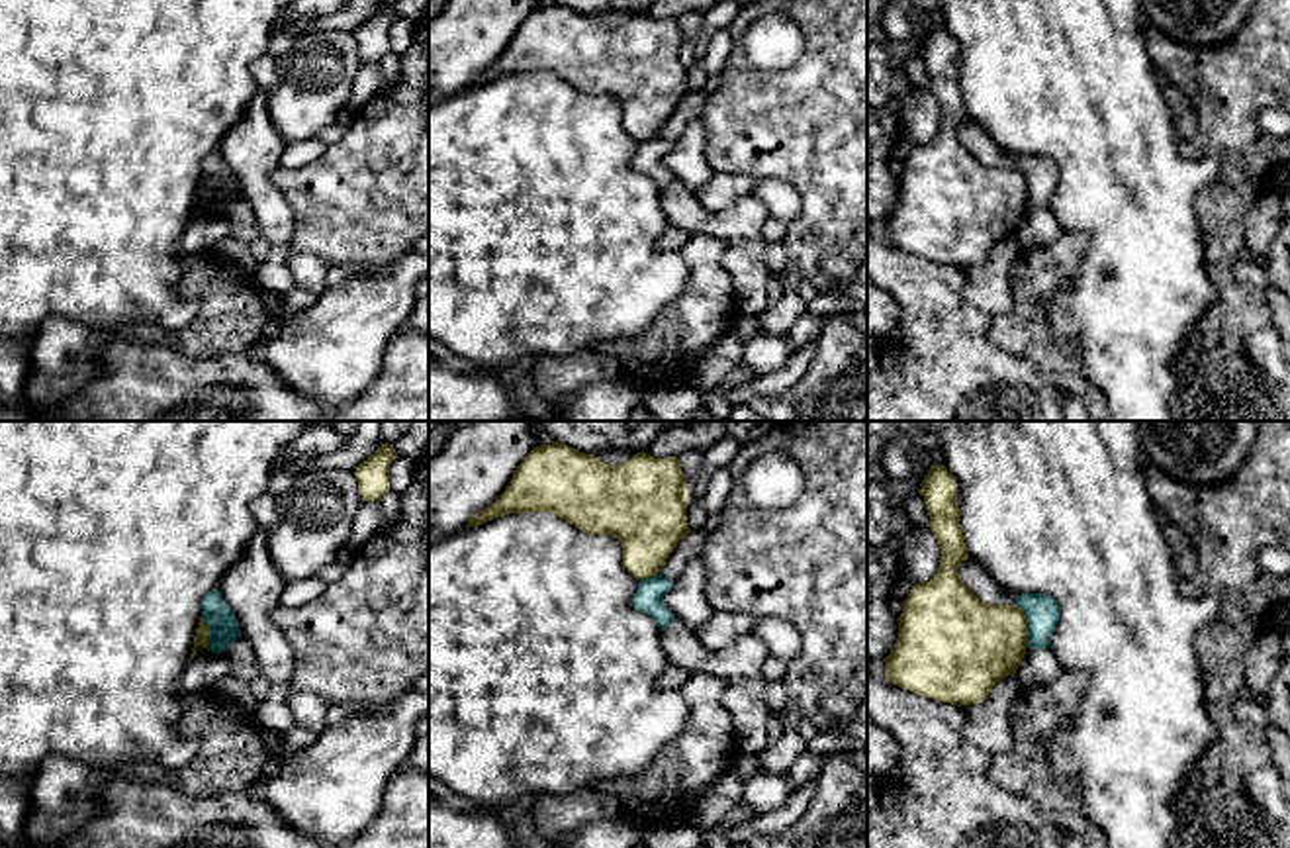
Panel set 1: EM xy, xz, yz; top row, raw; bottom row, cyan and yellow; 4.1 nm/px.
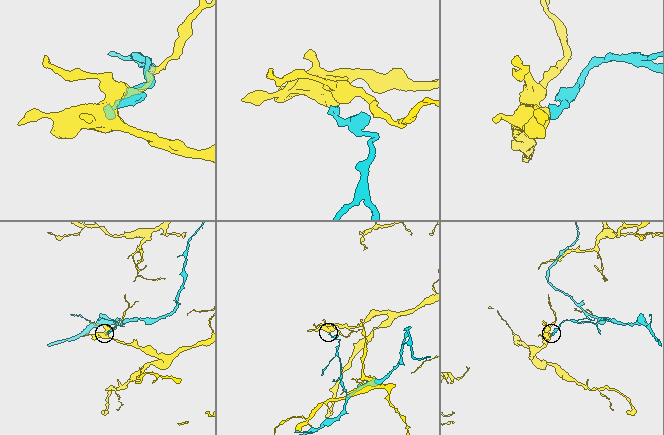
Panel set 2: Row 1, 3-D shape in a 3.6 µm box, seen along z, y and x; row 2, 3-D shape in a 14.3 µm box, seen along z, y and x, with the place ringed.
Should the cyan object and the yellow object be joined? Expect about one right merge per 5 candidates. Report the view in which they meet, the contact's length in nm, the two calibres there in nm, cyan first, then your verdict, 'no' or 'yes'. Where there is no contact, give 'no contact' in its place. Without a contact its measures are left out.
yz | 190 nm | 140/380 nm | no

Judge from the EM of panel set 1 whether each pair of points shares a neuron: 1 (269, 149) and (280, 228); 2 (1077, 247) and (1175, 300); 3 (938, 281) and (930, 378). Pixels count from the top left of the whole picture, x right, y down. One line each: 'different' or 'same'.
1: same
2: different
3: same

